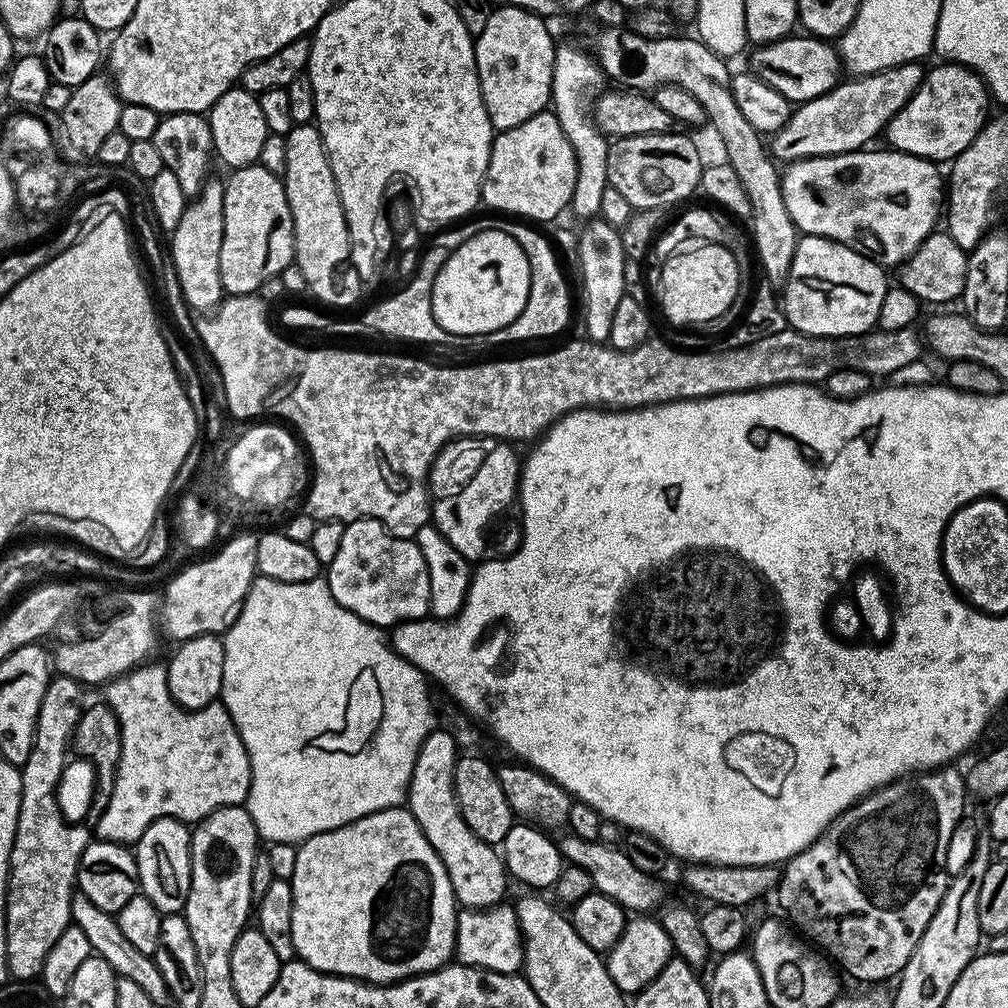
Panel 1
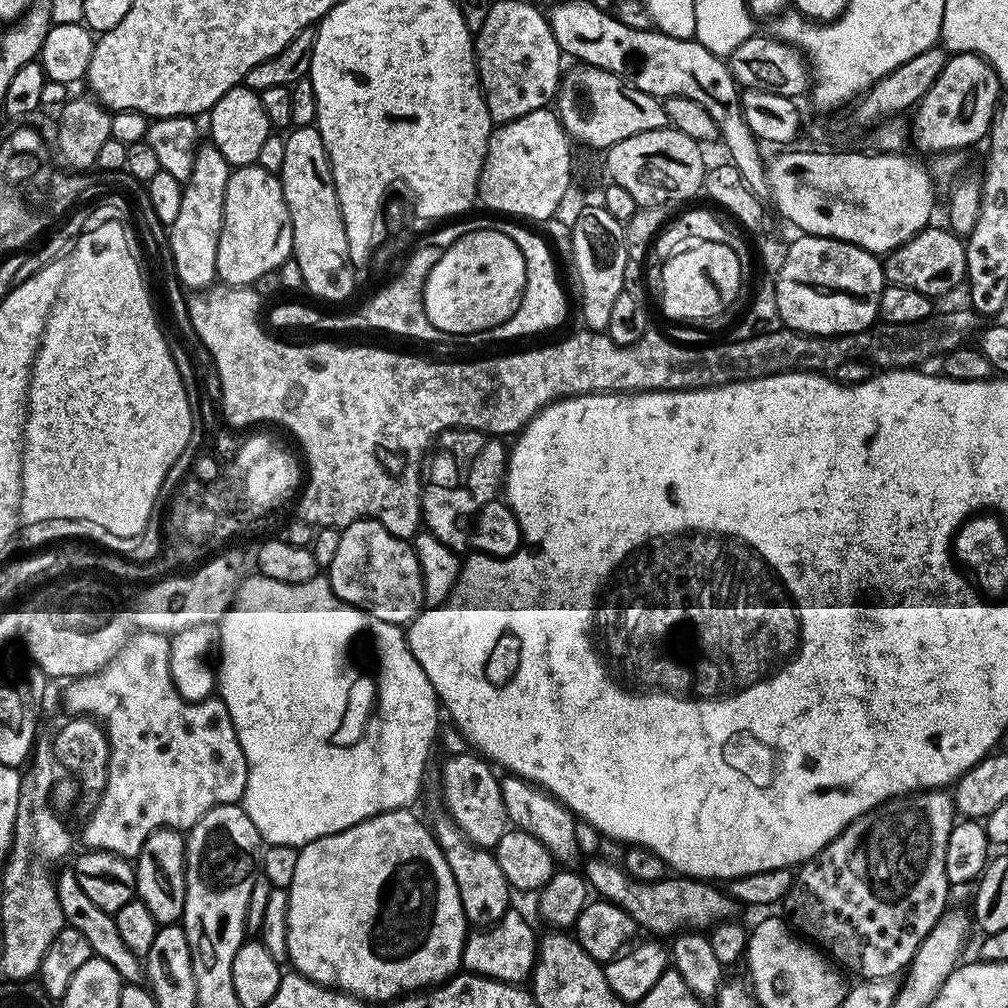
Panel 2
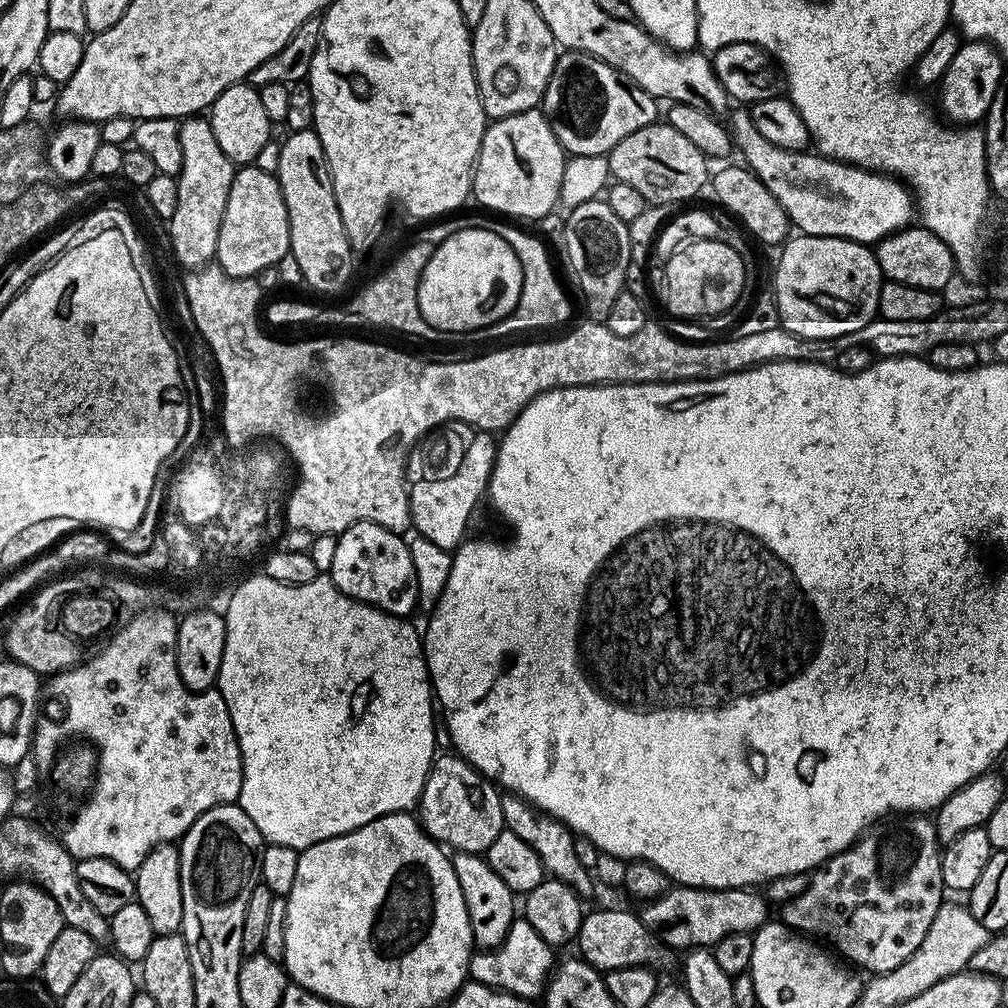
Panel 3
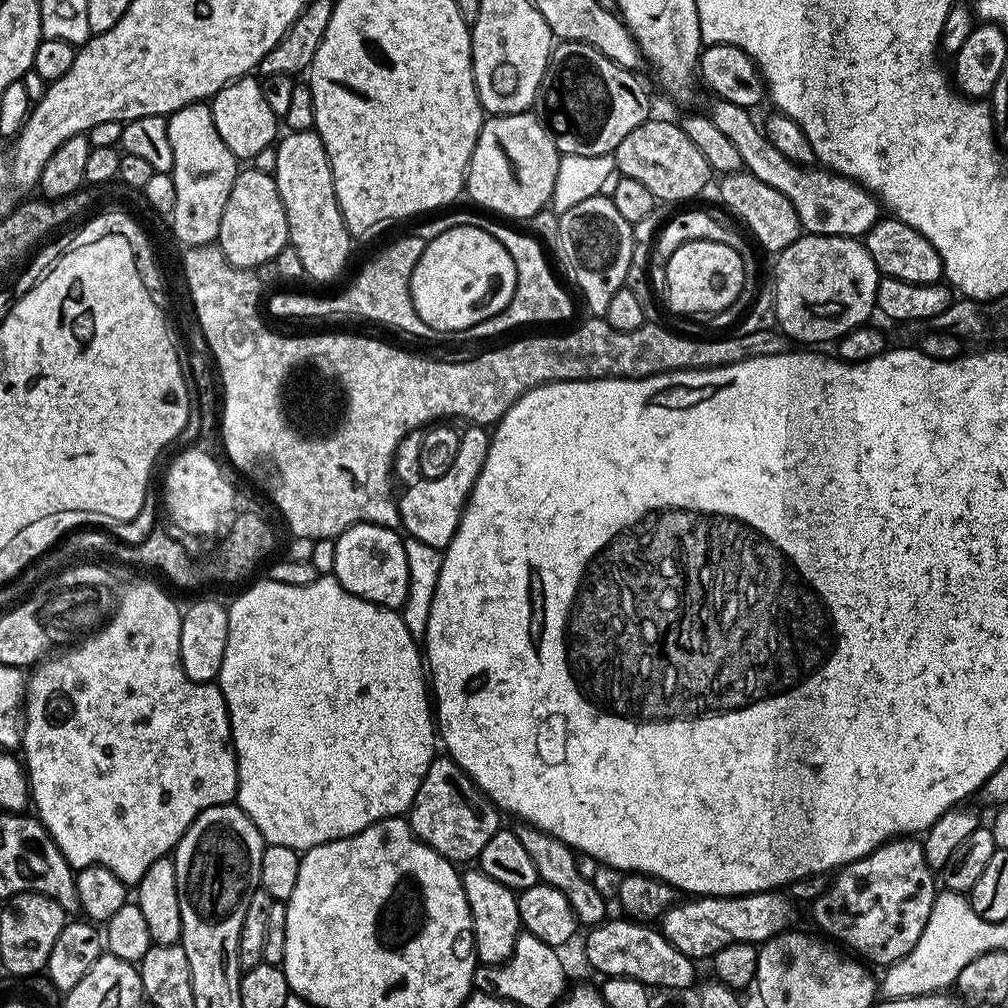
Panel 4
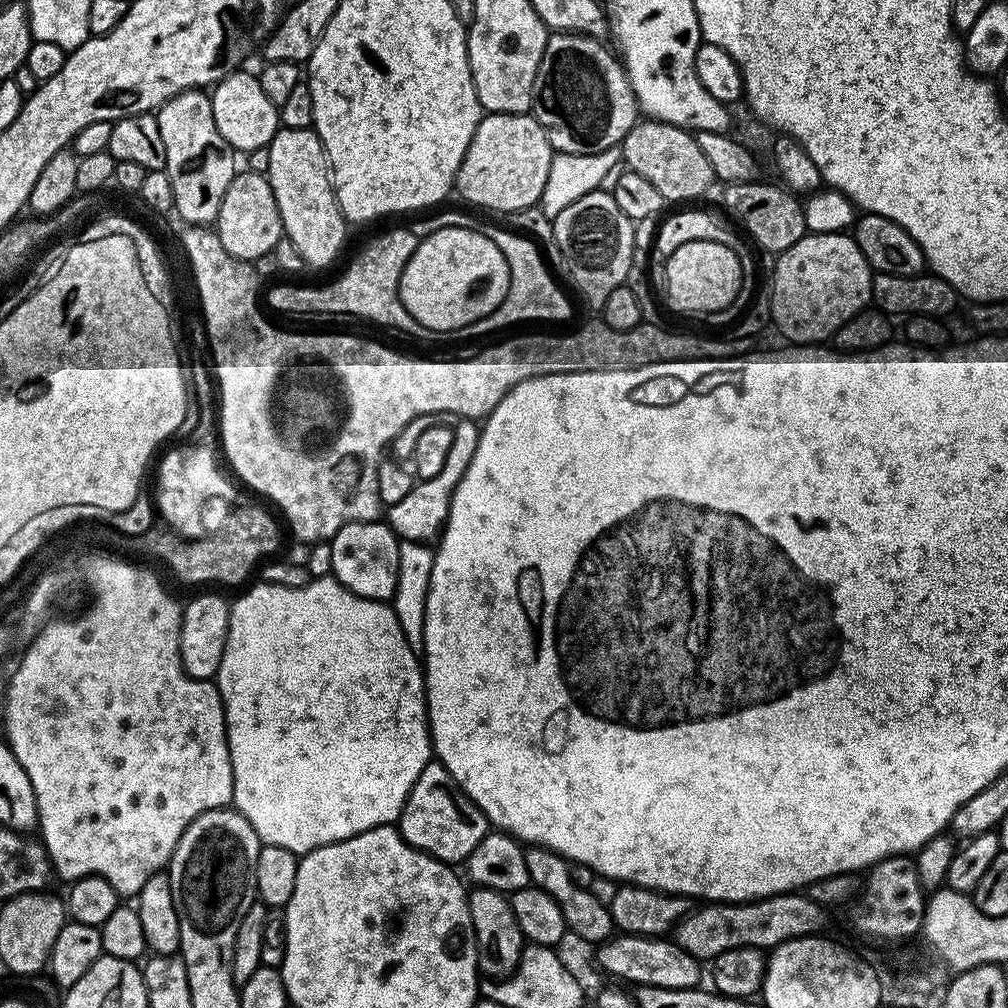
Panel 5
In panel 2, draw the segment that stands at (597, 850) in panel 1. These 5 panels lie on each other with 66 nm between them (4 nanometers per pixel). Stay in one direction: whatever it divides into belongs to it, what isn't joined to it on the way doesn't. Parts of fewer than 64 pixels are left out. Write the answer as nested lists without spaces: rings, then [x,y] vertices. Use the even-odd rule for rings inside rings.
[[[588,858],[583,861],[582,875],[589,889],[599,899],[608,900],[626,910],[637,929],[644,931],[645,928],[648,931],[645,933],[653,937],[671,938],[689,930],[711,930],[737,915],[736,900],[715,883],[693,880],[691,876],[679,874],[669,875],[658,882],[642,882],[627,876],[619,863],[611,864],[608,860],[600,859]]]

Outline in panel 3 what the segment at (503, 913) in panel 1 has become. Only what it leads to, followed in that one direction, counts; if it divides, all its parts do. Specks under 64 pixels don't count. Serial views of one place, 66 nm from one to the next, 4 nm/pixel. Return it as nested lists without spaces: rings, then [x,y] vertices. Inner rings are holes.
[[[518,918],[510,926],[506,938],[496,948],[476,950],[472,953],[472,961],[468,963],[468,975],[475,983],[484,984],[487,988],[498,988],[502,992],[509,992],[511,996],[521,996],[523,1000],[535,1001],[543,997],[544,989],[554,971],[554,948],[547,944],[540,936],[538,930],[525,918]]]

